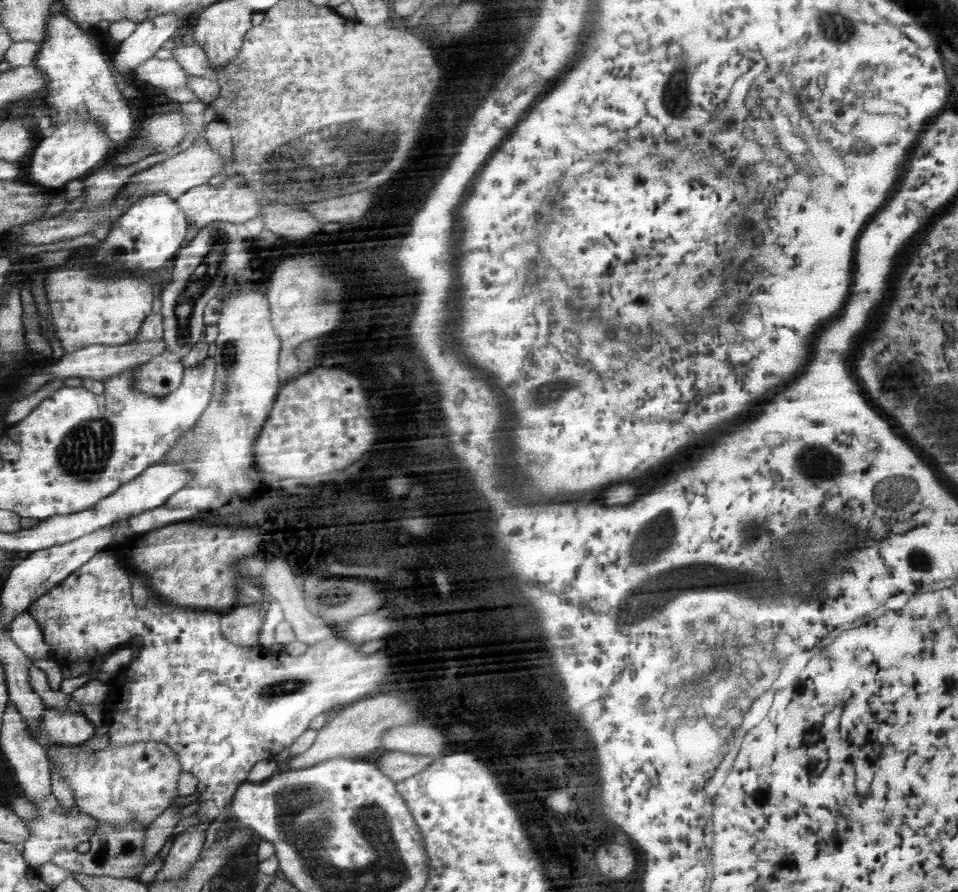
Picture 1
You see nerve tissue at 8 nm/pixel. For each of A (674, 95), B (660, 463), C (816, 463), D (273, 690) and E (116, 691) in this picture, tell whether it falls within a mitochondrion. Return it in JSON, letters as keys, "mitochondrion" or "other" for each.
{"A":"mitochondrion","B":"other","C":"mitochondrion","D":"mitochondrion","E":"other"}

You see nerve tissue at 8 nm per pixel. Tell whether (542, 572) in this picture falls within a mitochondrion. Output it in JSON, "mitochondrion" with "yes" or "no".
{"mitochondrion":"no"}

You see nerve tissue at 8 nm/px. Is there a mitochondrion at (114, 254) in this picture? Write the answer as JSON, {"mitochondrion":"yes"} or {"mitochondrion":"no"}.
{"mitochondrion":"yes"}

